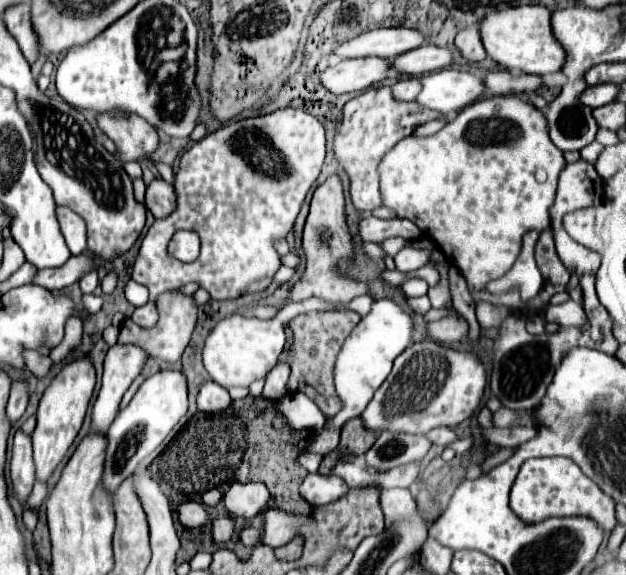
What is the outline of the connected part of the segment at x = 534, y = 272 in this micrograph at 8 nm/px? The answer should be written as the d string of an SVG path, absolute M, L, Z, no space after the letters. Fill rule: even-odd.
M538 231L526 233L522 239L522 251L520 251L514 267L504 277L488 283L488 289L492 289L494 293L502 293L504 283L520 283L520 297L522 297L520 309L522 311L532 311L528 307L528 301L532 301L544 285L544 279L542 279L542 275L536 267L536 261L534 261L534 247L536 247L538 237L540 237Z

